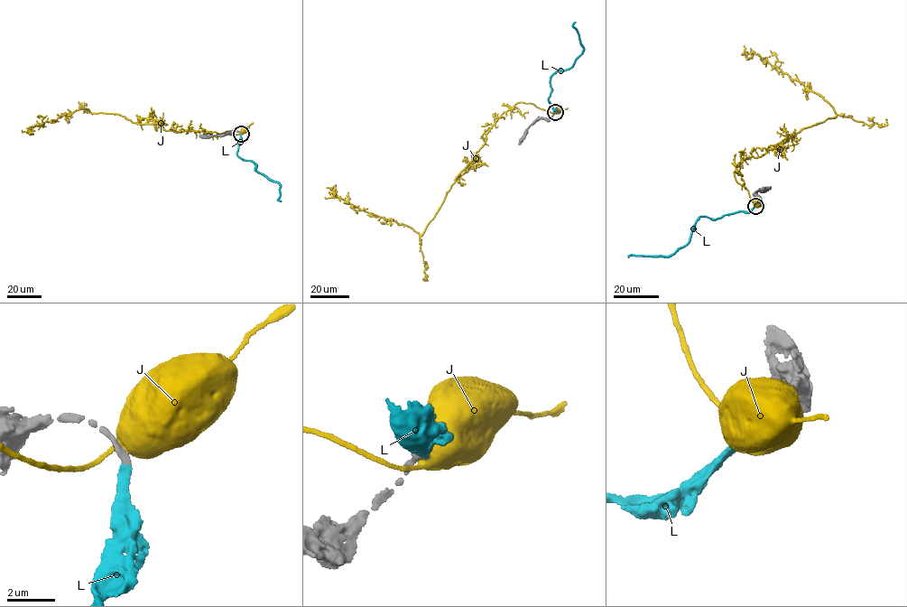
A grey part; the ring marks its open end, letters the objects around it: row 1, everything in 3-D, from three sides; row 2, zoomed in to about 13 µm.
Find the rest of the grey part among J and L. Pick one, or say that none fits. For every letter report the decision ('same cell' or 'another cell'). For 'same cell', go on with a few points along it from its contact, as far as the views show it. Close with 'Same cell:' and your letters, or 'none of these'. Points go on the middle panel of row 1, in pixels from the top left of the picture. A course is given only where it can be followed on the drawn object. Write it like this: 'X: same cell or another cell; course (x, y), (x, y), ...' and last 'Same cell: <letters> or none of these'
J: another cell
L: same cell; course (555, 112), (549, 100), (550, 78), (555, 71), (572, 67), (582, 52), (579, 34), (573, 25), (575, 22)
Same cell: L

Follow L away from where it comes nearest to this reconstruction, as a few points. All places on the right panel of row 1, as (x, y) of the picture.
L: (755, 205), (745, 212), (716, 219), (701, 217), (687, 245), (672, 254), (628, 256)

